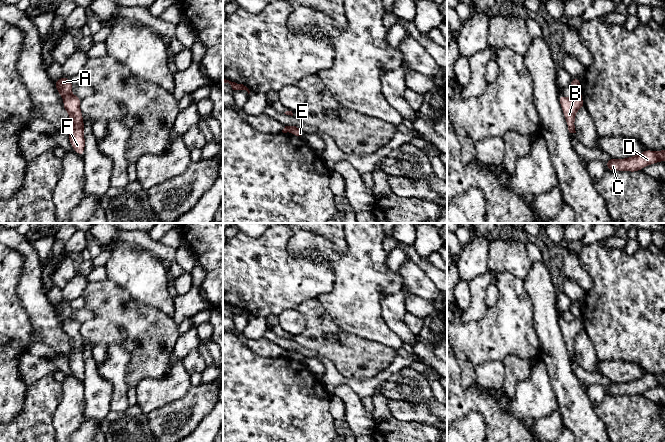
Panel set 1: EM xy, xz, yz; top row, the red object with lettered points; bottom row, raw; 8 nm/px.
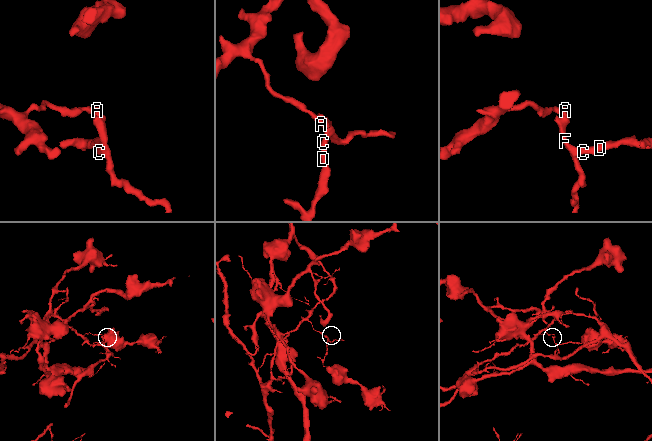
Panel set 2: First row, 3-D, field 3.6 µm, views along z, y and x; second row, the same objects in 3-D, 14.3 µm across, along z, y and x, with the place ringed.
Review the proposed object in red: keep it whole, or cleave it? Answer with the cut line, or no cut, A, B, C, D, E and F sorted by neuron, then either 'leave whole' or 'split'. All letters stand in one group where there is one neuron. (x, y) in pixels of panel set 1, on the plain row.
xy (70, 316), (63, 321) | A / B C D E F | split

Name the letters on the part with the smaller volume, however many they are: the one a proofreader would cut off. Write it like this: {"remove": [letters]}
{"remove": ["B", "C", "D", "E", "F"]}

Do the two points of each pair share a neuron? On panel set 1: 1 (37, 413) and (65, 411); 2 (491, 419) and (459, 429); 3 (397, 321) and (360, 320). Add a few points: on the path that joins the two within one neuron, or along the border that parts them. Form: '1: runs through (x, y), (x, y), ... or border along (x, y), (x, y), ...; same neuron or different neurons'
1: border along (61, 389), (61, 398), (53, 416), (54, 431); different neurons
2: border along (461, 417), (477, 411), (486, 431); different neurons
3: border along (382, 298), (381, 316), (384, 322), (400, 339); different neurons

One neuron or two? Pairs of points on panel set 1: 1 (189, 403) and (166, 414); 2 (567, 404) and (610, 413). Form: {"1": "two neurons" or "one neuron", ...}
{"1": "one neuron", "2": "two neurons"}

